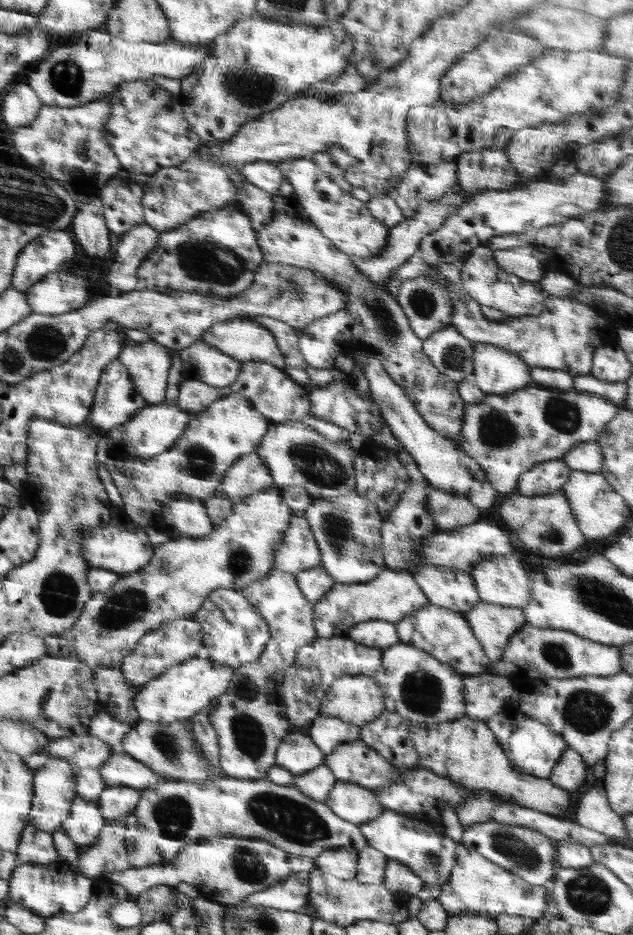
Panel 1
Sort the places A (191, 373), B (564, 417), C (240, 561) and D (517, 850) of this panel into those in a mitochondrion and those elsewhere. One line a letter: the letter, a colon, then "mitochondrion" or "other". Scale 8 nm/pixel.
A: other
B: mitochondrion
C: mitochondrion
D: mitochondrion

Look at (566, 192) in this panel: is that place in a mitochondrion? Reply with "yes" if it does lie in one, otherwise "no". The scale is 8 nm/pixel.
no

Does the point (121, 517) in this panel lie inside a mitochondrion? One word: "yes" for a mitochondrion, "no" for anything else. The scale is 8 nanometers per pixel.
no

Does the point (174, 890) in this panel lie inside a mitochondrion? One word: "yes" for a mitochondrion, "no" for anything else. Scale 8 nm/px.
no

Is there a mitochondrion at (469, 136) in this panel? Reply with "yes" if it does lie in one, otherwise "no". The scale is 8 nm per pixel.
no

